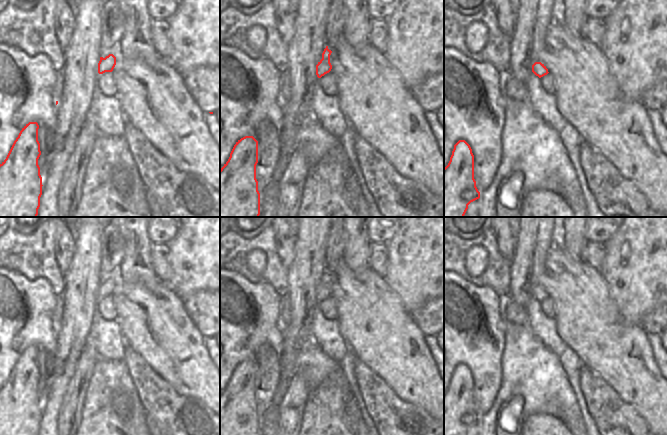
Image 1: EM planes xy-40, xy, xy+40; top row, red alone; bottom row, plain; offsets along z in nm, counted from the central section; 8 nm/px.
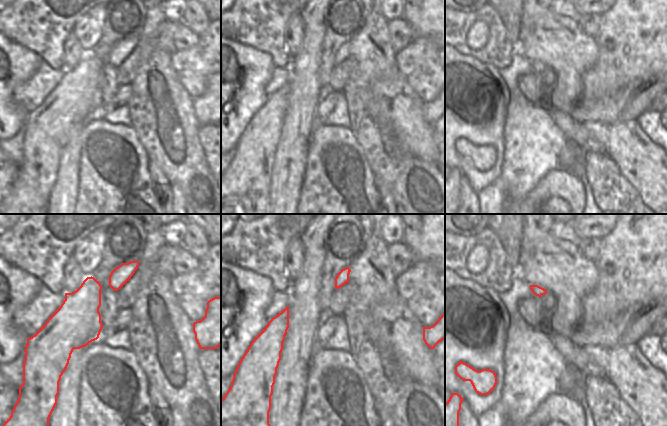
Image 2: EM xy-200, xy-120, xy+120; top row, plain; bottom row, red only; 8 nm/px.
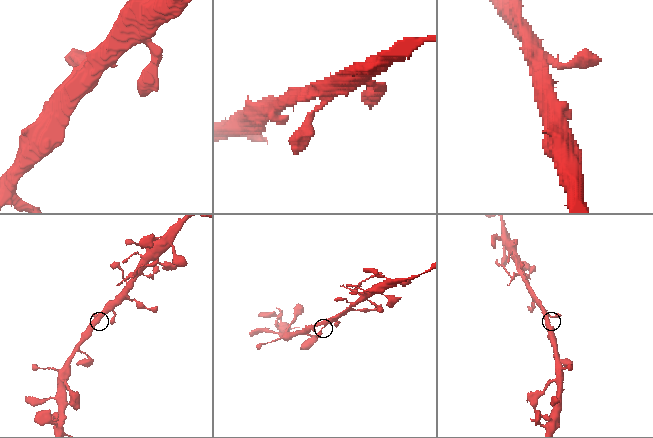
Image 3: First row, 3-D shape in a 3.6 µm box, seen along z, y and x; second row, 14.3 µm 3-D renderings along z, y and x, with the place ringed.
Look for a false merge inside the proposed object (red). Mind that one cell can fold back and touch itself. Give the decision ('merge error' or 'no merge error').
no merge error

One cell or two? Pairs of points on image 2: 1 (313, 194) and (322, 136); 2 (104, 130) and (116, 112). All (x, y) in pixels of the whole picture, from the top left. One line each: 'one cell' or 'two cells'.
1: one cell
2: two cells

